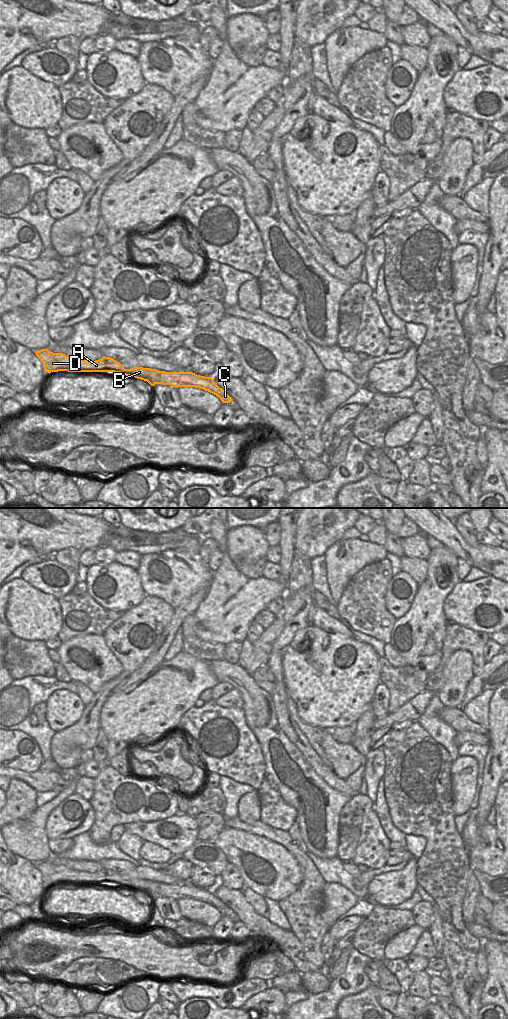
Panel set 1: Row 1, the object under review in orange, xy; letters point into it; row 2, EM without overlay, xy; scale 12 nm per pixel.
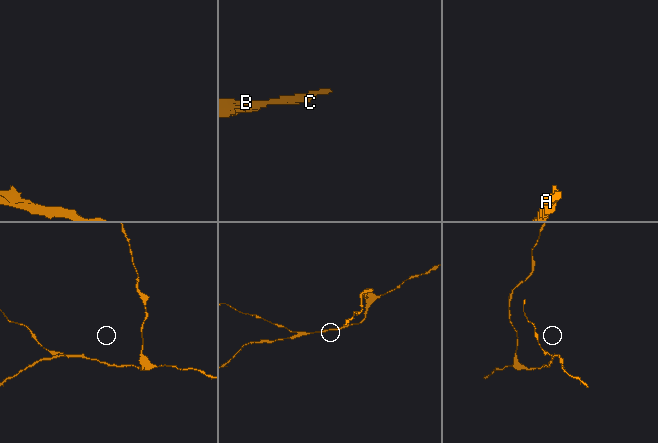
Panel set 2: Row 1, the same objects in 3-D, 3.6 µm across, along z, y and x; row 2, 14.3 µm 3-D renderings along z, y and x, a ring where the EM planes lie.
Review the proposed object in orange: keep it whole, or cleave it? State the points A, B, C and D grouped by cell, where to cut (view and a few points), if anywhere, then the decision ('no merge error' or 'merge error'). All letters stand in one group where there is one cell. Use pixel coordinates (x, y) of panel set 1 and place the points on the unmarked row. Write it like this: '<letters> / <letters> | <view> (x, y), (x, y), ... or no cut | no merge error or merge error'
A D / B C | xy (124, 881), (121, 885) | merge error

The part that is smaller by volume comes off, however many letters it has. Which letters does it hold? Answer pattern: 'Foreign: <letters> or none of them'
Foreign: A, D

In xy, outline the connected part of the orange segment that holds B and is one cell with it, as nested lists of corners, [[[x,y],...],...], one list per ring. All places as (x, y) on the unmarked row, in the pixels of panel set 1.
[[[138,878],[131,881],[124,881],[121,886],[147,893],[151,898],[162,896],[171,897],[175,900],[195,899],[216,907],[223,915],[233,913],[233,911],[213,893],[212,889],[200,888],[193,884],[165,884]]]

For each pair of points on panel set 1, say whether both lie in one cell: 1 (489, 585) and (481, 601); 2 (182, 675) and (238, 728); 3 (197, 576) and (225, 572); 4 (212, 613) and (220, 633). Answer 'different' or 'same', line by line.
1: same
2: different
3: different
4: same

